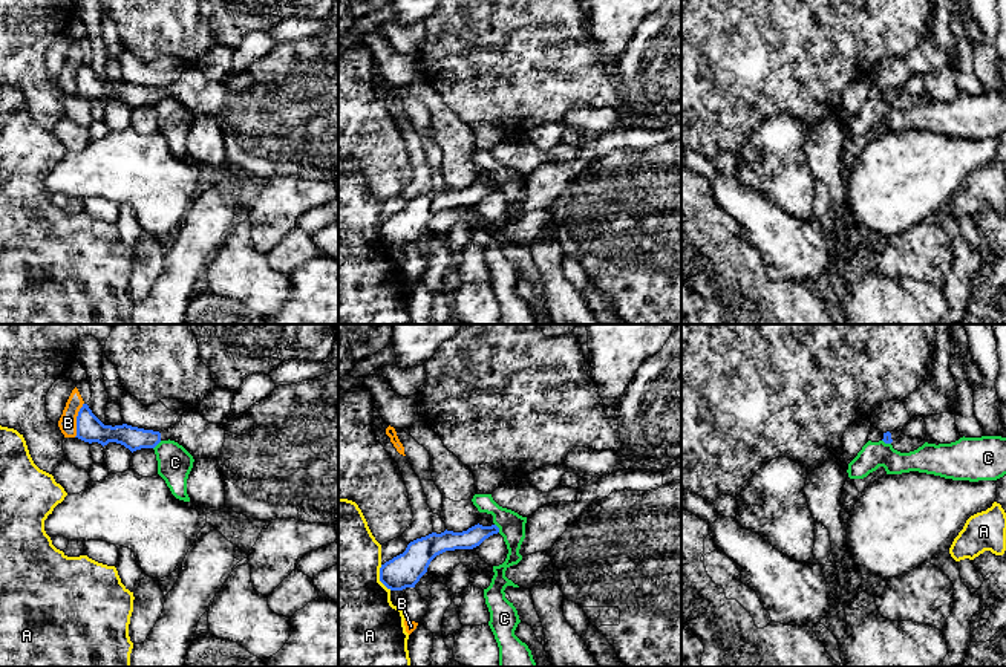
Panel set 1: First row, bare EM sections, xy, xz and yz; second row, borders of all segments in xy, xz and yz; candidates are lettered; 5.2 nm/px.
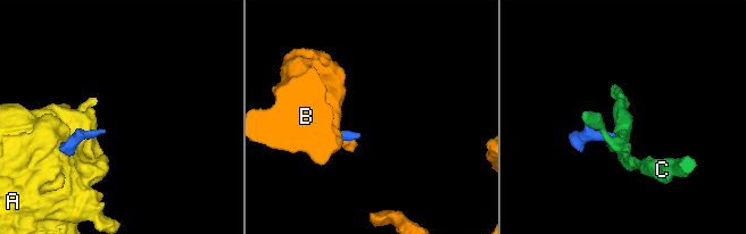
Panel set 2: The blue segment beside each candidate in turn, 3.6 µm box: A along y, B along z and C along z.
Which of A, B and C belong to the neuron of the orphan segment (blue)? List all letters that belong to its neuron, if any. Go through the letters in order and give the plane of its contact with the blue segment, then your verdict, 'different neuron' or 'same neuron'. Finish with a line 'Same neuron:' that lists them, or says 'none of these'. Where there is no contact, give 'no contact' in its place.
A: meets blue in xz; different neuron
B: meets blue in xy; different neuron
C: meets blue in xy; different neuron
Same neuron: none of these

